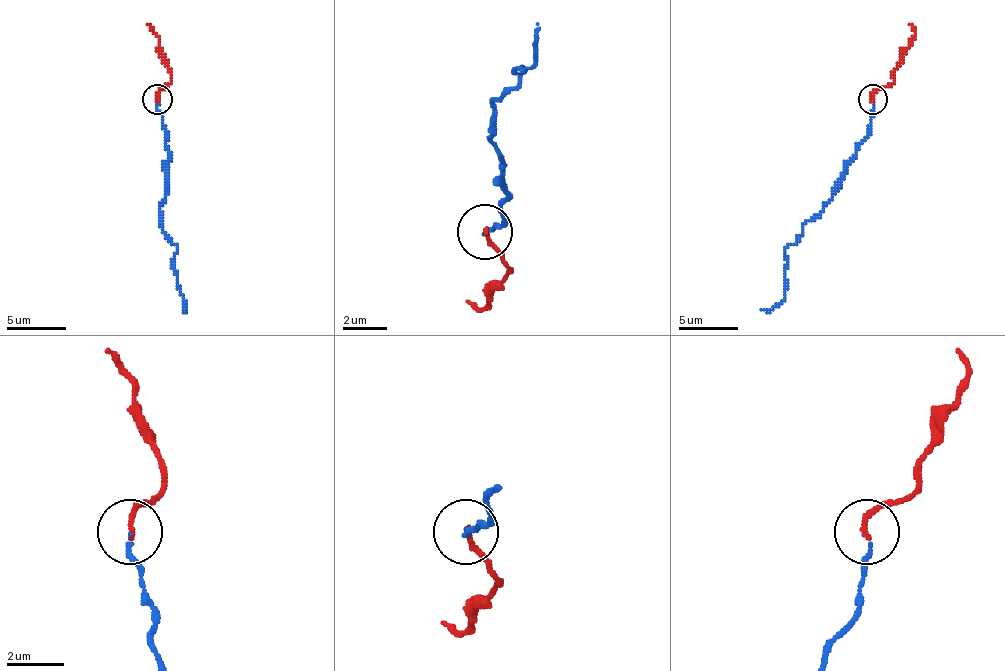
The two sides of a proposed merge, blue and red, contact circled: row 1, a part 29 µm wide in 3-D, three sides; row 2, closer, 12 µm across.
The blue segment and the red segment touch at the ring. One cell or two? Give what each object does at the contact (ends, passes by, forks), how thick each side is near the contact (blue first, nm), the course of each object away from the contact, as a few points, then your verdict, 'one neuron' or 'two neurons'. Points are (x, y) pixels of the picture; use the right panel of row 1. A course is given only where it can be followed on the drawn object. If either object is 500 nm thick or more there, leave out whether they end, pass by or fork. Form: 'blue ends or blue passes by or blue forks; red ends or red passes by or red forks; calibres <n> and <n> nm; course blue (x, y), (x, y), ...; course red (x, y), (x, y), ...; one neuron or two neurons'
blue ends; red ends; calibres 110 and 190 nm; course blue (873, 101), (867, 134), (847, 167), (841, 188), (811, 217), (802, 235), (784, 250), (784, 297), (761, 309); course red (873, 98), (894, 81), (900, 54), (915, 33), (909, 24); one neuron

